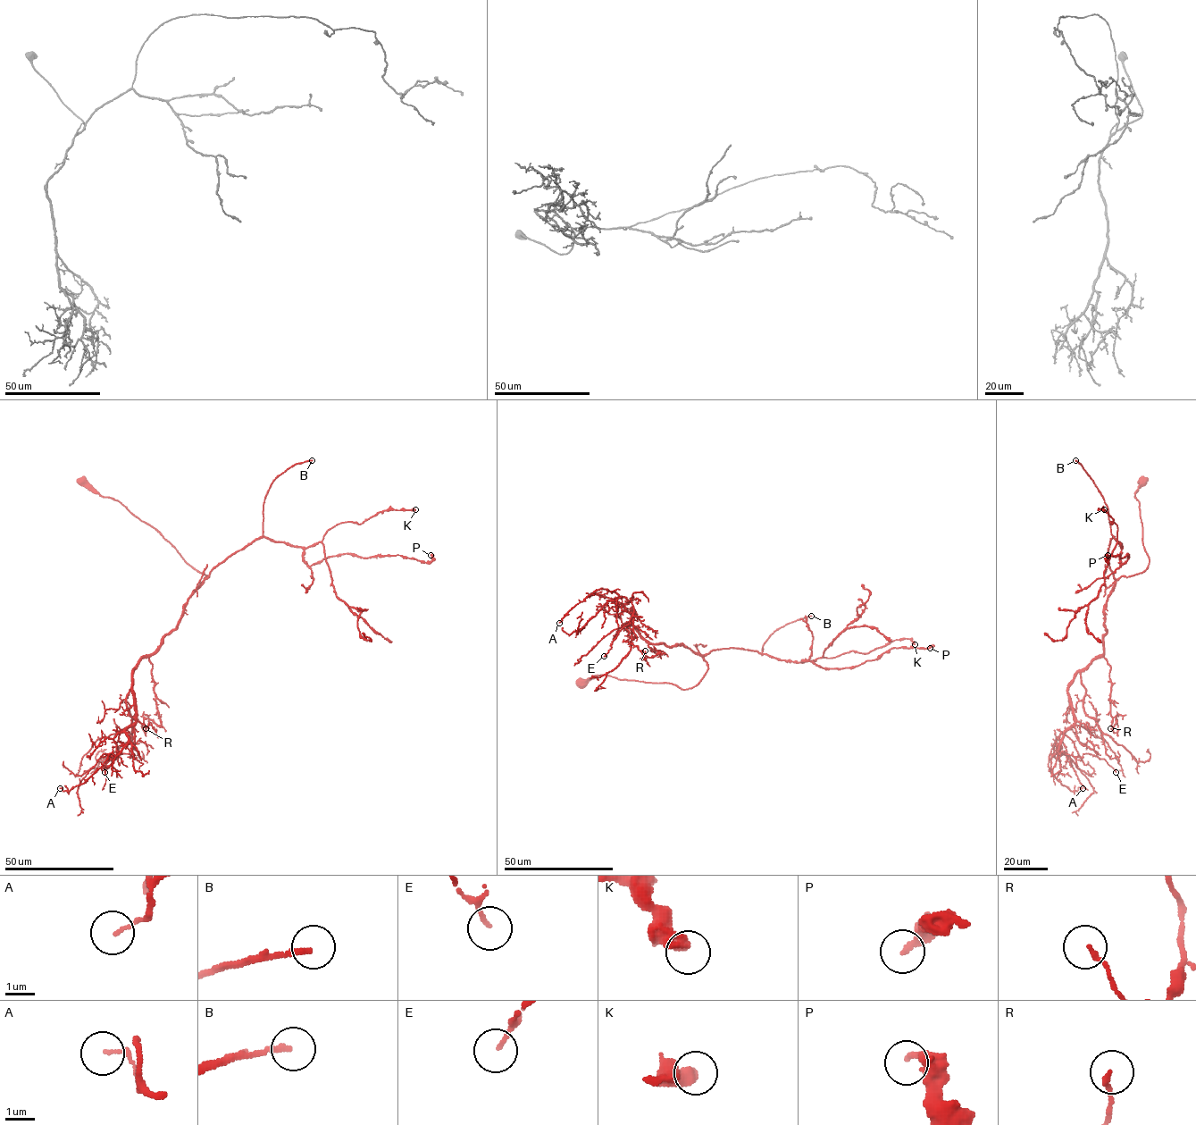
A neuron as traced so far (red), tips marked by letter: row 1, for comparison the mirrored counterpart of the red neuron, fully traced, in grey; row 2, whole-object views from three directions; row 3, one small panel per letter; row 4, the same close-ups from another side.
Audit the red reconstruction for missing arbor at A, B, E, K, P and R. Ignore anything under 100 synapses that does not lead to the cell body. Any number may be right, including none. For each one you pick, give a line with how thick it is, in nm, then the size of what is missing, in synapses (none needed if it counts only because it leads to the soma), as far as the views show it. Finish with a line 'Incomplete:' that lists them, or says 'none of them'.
B: 180 nm | 120 syn
Incomplete: B

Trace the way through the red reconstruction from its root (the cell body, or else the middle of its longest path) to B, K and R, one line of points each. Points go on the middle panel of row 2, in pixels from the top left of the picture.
B: (582, 682), (608, 675), (690, 689), (706, 672), (703, 657), (711, 650), (761, 653), (776, 630), (811, 616)
K: (582, 682), (608, 675), (688, 689), (716, 650), (804, 662), (915, 644)
R: (582, 682), (608, 675), (688, 689), (708, 668), (683, 644), (649, 643), (660, 652), (640, 658), (645, 650)

